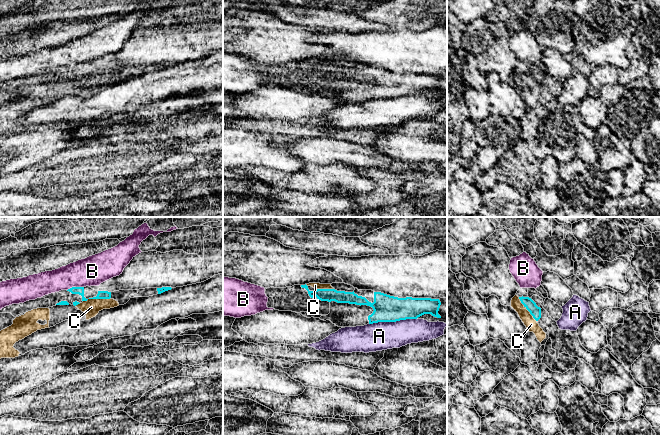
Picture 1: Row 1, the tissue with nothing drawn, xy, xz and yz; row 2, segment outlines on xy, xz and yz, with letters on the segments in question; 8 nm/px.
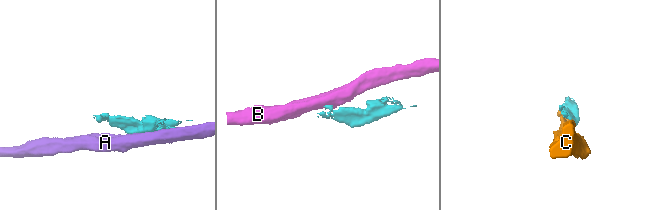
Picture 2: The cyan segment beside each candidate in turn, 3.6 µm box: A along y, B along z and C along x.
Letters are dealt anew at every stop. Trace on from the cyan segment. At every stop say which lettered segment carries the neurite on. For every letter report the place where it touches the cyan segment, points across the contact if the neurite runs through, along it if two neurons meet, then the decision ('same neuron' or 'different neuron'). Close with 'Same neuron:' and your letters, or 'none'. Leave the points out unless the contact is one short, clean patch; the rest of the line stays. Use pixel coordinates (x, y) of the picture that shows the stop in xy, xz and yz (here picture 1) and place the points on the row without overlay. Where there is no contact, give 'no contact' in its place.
A: xz (392, 97) | different neuron
B: xy (75, 63) | along xy (83, 62), (72, 62), (67, 66) | different neuron
C: xy (96, 74) | same neuron
Same neuron: C

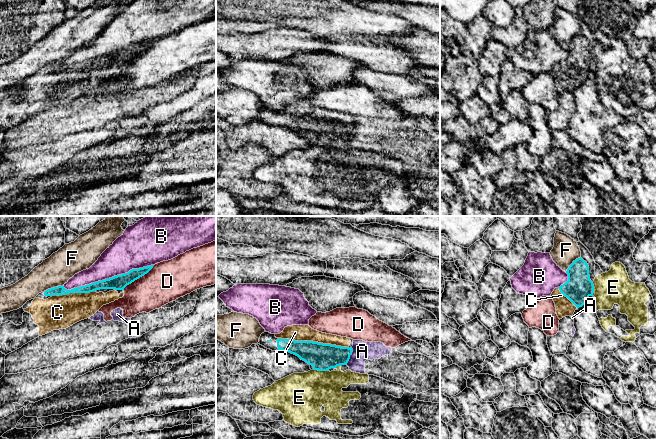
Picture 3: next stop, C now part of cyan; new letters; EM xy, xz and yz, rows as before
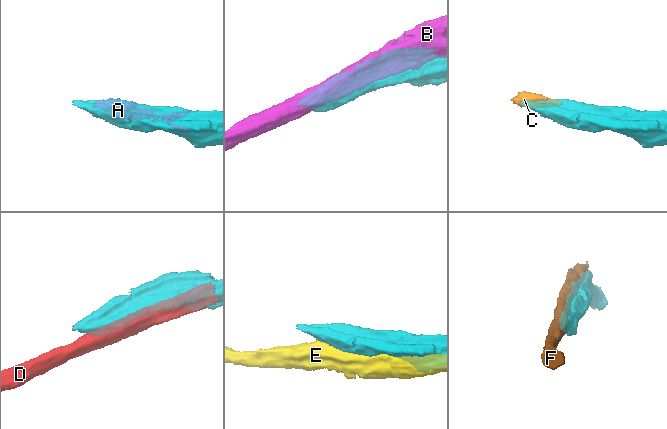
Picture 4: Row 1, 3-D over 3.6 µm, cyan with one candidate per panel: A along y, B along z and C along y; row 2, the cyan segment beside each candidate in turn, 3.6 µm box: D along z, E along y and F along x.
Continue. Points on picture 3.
A: xz (349, 132) | different neuron
B: xy (109, 54) | different neuron
C: xz (314, 118) | same neuron
D: xy (138, 54) | different neuron
E: xz (320, 146) | different neuron
F: xy (54, 63) | different neuron
Same neuron: C

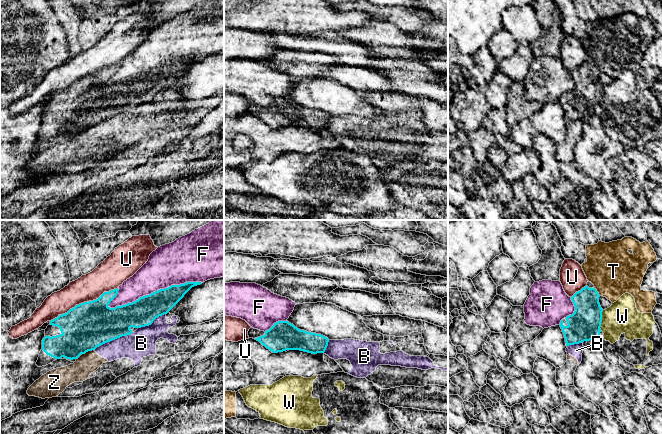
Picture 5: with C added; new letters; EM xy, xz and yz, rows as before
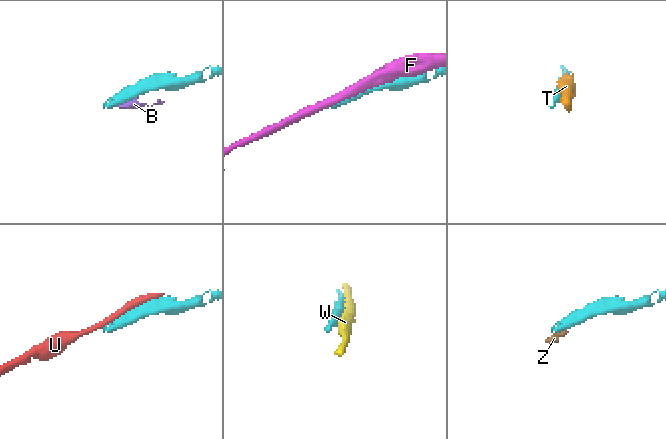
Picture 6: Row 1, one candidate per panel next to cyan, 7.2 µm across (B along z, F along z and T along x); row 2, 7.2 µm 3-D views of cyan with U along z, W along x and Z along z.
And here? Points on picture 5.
B: xy (113, 115) | different neuron
F: xy (155, 67) | different neuron
T: yz (597, 68) | different neuron
U: xy (84, 78) | different neuron
W: yz (601, 96) | different neuron
Z: xy (87, 127) | along xy (93, 125), (82, 130) | different neuron
Same neuron: none

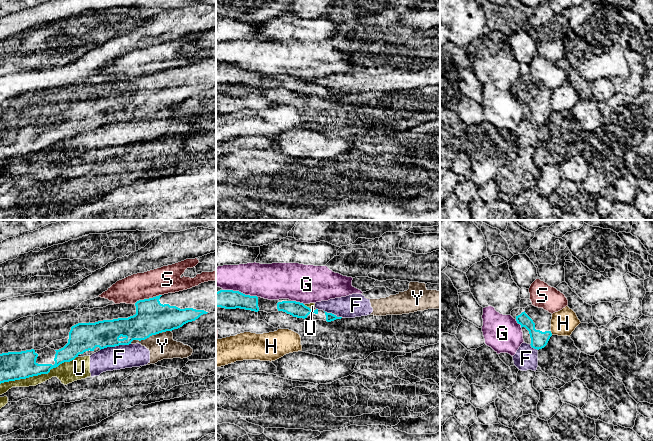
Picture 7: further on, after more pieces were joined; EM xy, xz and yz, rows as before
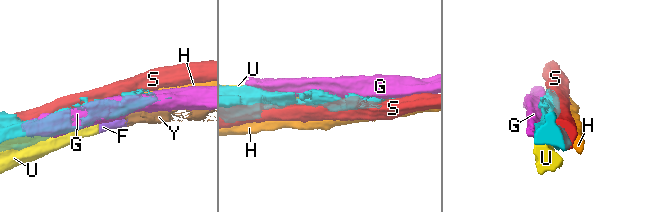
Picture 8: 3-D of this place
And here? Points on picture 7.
F: xy (115, 121) | along xy (130, 119), (107, 122), (100, 126) | different neuron
G: xz (240, 68) | different neuron
H: yz (551, 109) | different neuron
S: xy (147, 75) | different neuron
U: xy (38, 150) | different neuron
Y: xy (150, 111) | along xy (170, 106), (152, 110), (144, 115), (133, 116), (130, 119) | different neuron
Same neuron: none

